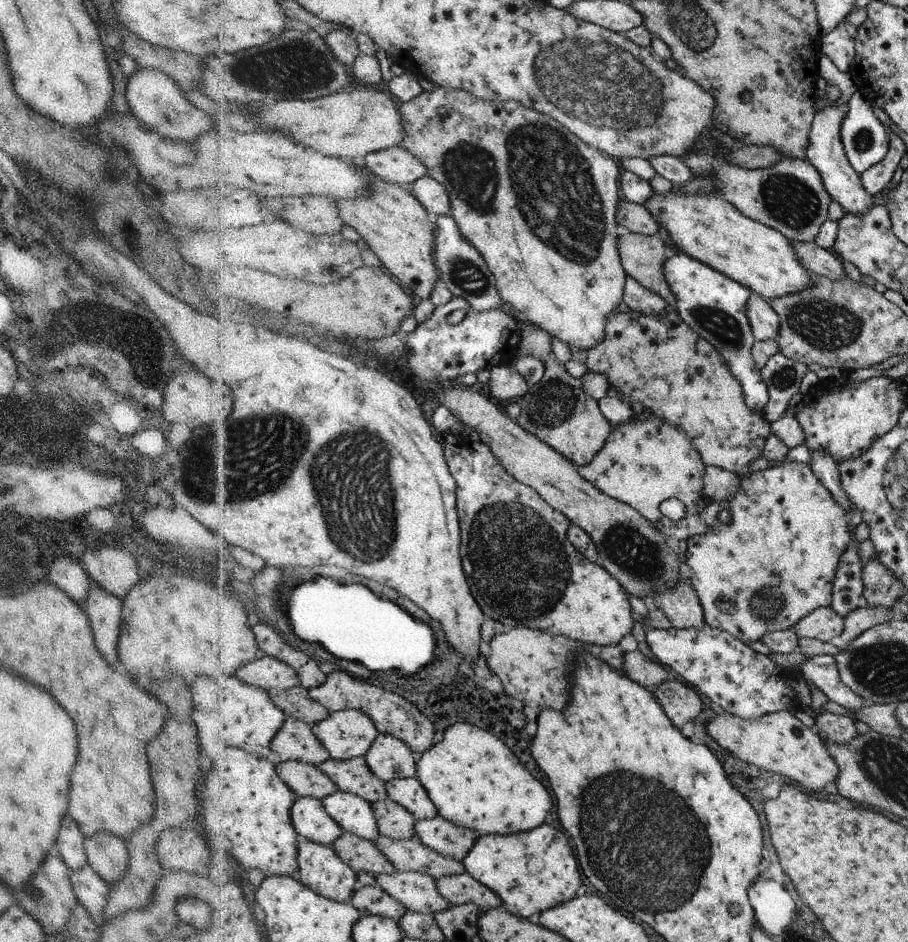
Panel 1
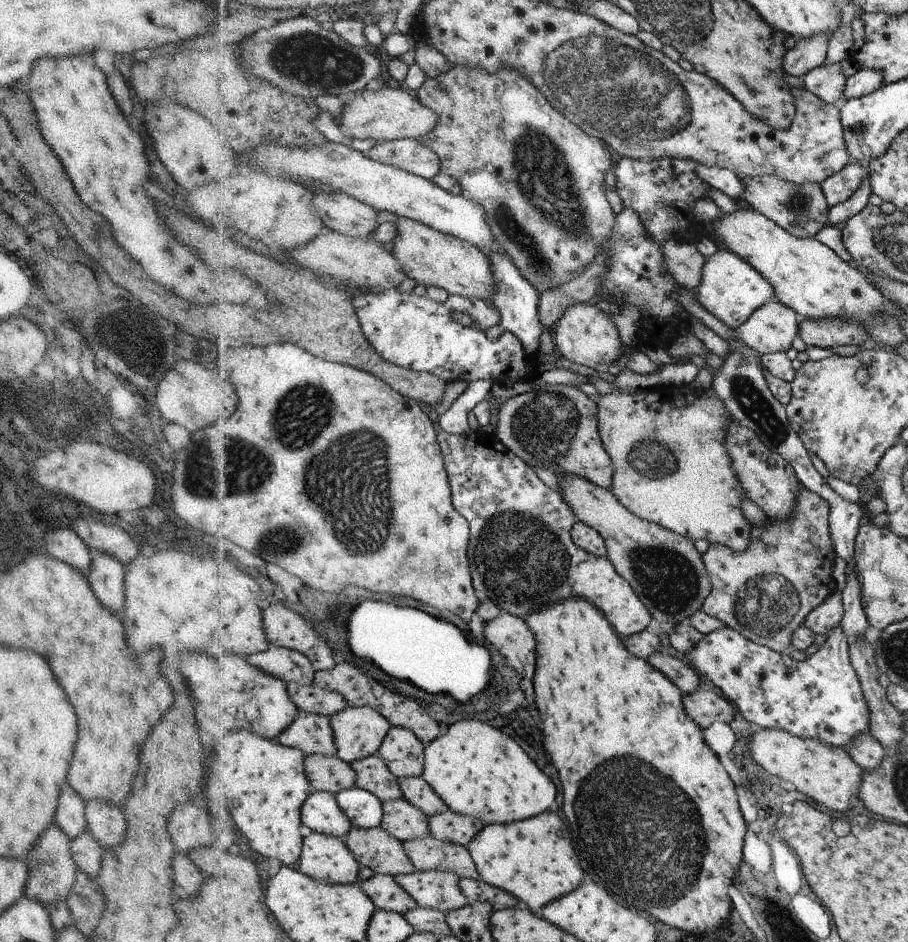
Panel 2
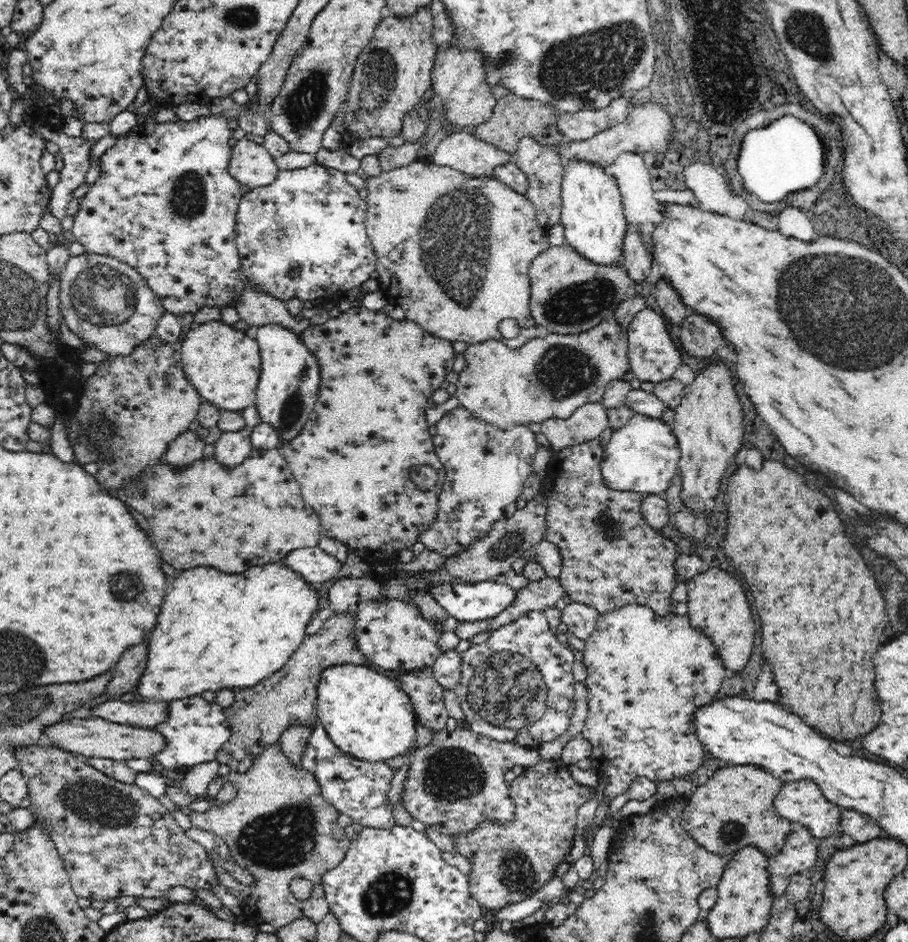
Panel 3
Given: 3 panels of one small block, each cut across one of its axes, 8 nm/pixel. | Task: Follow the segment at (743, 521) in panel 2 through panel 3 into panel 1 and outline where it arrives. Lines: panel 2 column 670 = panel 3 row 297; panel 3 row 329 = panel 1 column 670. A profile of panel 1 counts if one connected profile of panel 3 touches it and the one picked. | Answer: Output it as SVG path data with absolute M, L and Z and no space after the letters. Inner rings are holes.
M635 415L630 421L612 428L599 455L587 466L578 468L578 472L603 494L634 507L664 536L687 541L711 530L696 506L703 492L705 465L702 456L682 428L663 422L656 415ZM670 498L680 500L686 507L686 516L678 522L661 515L660 504Z

